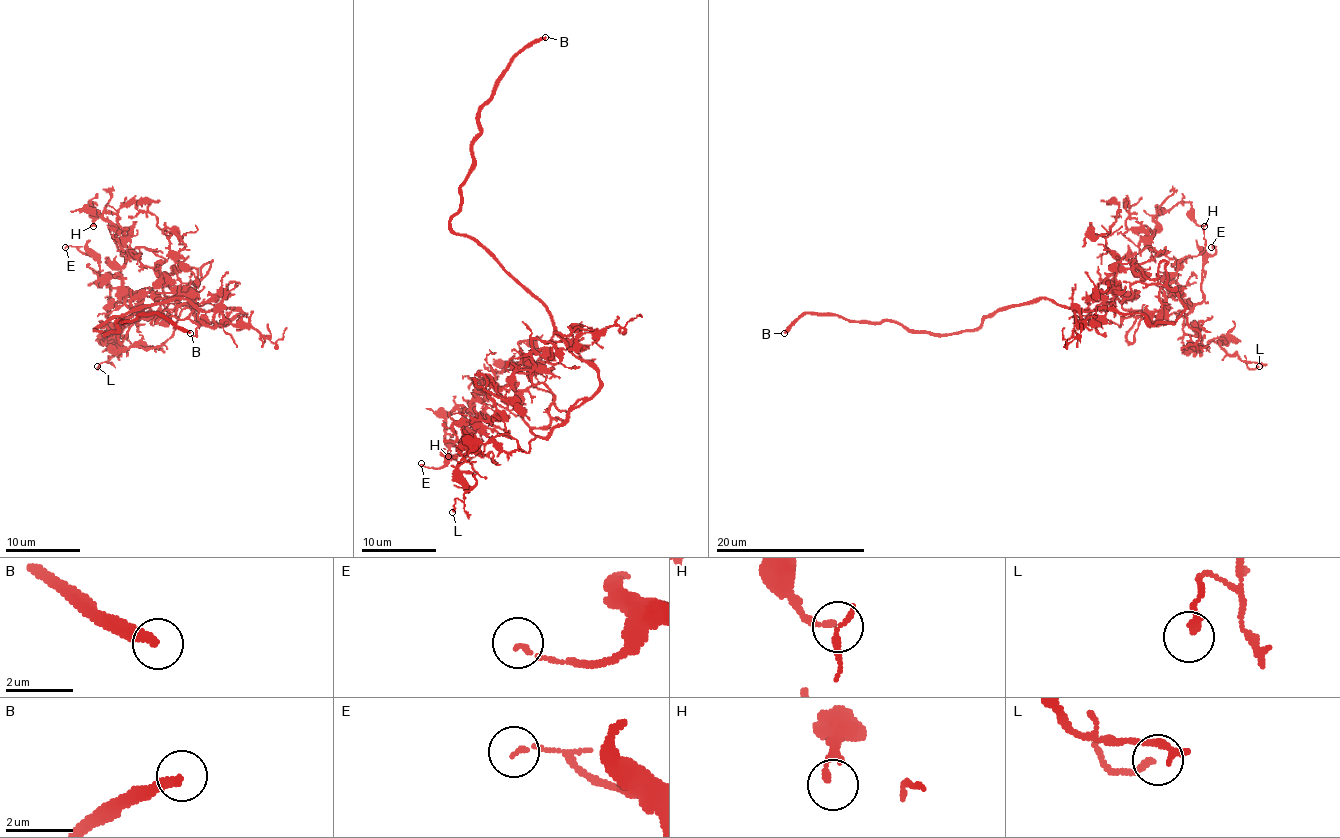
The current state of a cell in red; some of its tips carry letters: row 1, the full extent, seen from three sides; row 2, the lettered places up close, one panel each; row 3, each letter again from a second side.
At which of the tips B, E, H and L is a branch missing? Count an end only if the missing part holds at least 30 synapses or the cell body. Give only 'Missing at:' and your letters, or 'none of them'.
Missing at: B

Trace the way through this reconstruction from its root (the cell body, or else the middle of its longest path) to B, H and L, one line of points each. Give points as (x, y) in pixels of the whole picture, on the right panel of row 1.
B: (1080, 310), (1034, 299), (1000, 308), (976, 329), (954, 334), (916, 333), (894, 321), (803, 314), (784, 333)
H: (1080, 310), (1086, 319), (1120, 282), (1151, 282), (1129, 258), (1161, 213), (1189, 202), (1204, 226)
L: (1080, 310), (1142, 314), (1155, 325), (1185, 308), (1200, 347), (1185, 346), (1185, 334), (1198, 334), (1259, 366)

